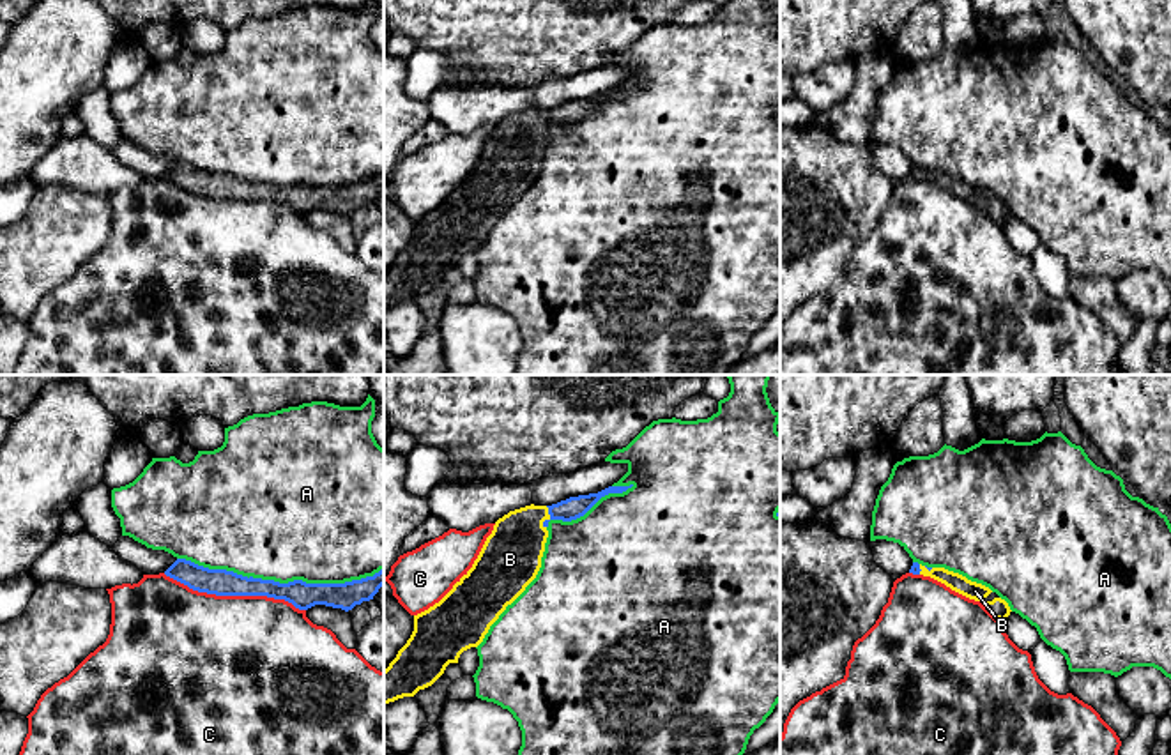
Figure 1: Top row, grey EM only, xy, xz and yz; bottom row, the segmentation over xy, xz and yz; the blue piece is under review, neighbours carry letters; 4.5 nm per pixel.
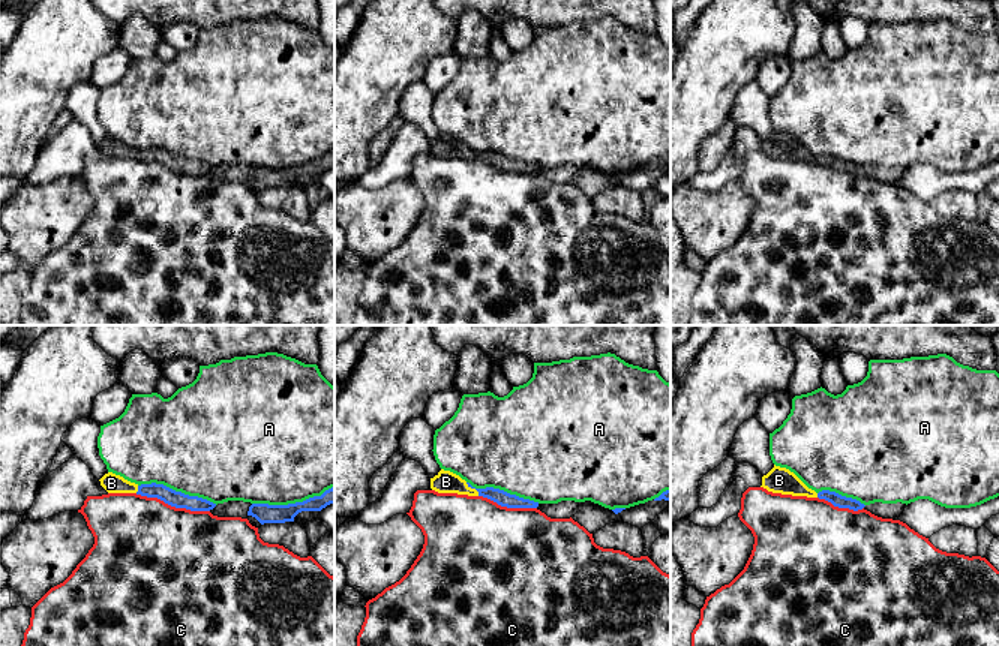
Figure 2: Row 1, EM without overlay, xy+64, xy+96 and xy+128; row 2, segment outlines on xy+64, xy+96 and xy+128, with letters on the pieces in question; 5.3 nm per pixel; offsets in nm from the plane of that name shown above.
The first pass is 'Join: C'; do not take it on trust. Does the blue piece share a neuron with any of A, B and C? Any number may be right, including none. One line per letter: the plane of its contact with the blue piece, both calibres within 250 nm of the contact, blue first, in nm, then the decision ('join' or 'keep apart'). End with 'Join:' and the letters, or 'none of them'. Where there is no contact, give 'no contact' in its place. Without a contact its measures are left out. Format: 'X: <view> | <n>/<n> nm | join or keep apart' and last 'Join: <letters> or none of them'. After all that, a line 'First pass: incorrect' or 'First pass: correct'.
A: xy | 120/480 nm | keep apart
B: xz | 100/280 nm | join
C: xy | 120/500 nm | keep apart
Join: B
First pass: incorrect

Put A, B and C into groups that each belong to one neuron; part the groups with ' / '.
A / B / C

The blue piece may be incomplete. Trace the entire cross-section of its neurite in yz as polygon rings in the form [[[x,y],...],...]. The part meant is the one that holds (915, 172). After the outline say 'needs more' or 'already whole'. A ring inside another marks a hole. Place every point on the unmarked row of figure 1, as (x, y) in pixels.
[[[913,166],[909,177],[930,180],[930,182],[945,187],[952,194],[955,194],[969,203],[975,203],[975,205],[985,203],[992,196],[989,191],[971,186],[966,180],[948,175],[945,172],[927,172],[918,166]]]; needs more

